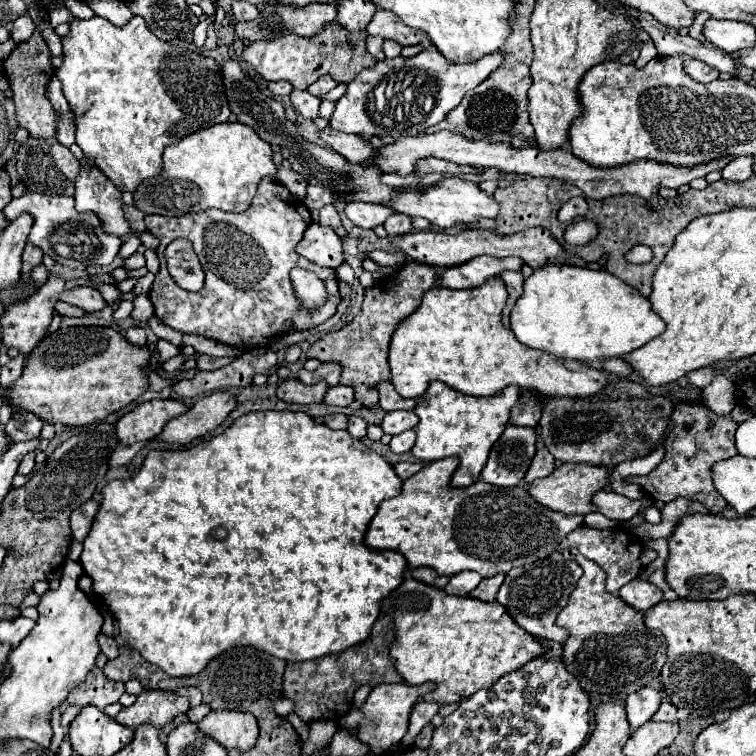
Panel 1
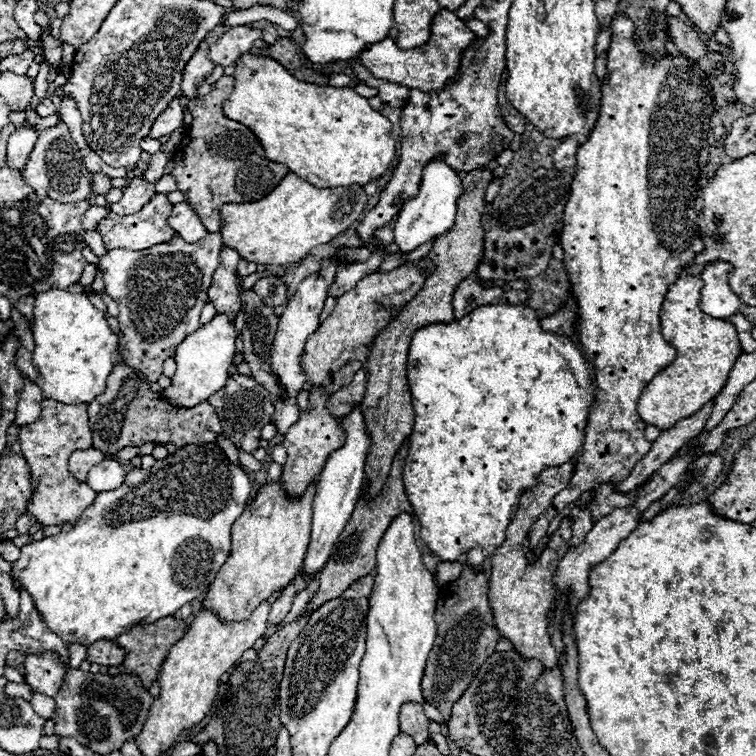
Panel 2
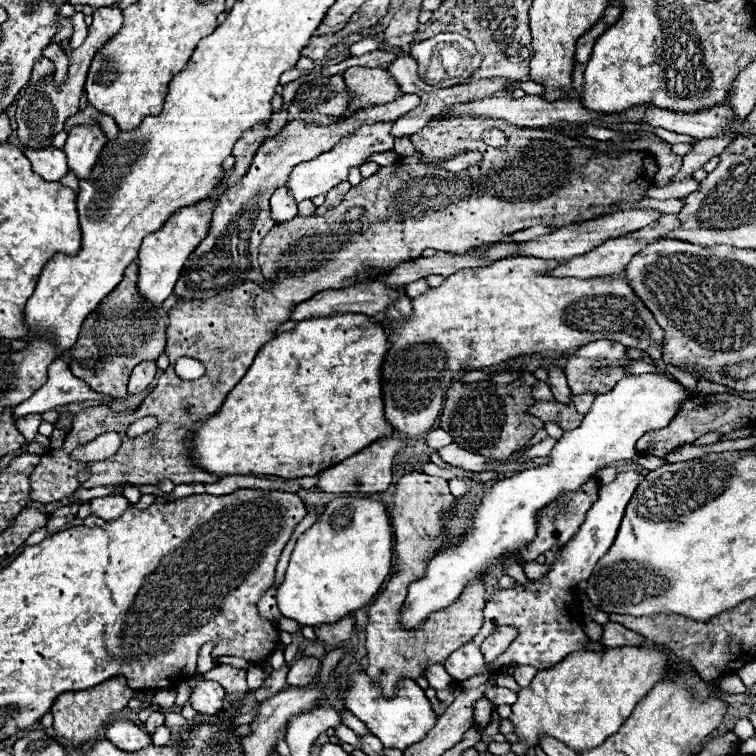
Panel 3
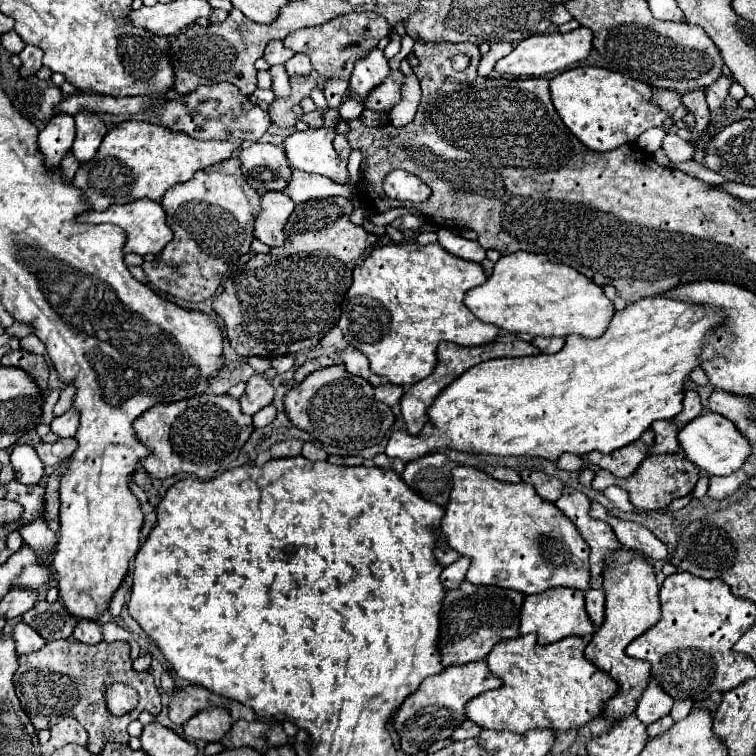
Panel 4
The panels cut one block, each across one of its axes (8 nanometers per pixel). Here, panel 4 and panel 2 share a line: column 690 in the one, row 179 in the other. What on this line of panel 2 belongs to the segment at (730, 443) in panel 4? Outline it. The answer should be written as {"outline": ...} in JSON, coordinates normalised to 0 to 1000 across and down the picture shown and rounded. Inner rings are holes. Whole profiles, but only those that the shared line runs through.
{"outline":[[[587,209],[569,212],[561,220],[553,259],[542,259],[534,267],[534,275],[529,278],[526,294],[521,299],[521,315],[524,315],[529,333],[545,333],[548,328],[571,317],[574,312],[593,307],[601,296],[603,272],[606,272],[606,262],[611,254],[614,254],[614,249],[611,249],[611,235],[608,235],[606,225],[593,220]]]}

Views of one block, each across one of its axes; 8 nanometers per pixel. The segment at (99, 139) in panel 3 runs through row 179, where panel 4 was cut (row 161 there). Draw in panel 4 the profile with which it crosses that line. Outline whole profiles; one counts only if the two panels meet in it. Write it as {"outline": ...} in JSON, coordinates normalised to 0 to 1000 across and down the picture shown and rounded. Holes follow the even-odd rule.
{"outline":[[[103,148],[98,156],[101,156],[101,185],[95,193],[95,204],[101,206],[103,214],[116,214],[127,206],[143,169],[132,159],[132,153],[122,148]]]}

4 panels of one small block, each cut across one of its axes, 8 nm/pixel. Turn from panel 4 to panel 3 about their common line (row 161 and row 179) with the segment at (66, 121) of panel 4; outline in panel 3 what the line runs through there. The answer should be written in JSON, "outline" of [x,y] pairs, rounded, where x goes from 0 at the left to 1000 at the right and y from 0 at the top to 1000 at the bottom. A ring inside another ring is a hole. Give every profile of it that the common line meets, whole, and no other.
{"outline":[[[71,193],[53,198],[34,198],[32,204],[42,214],[42,225],[63,241],[79,241],[93,228],[87,220],[85,201]]]}

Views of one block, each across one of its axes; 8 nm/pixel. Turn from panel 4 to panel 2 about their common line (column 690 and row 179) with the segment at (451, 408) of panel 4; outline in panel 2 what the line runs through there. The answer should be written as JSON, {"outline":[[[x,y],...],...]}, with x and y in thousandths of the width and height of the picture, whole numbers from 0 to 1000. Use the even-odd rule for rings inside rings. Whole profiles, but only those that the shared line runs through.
{"outline":[[[325,69],[312,79],[310,119],[296,135],[296,153],[328,164],[349,190],[354,212],[378,217],[418,249],[487,243],[503,235],[521,209],[516,161],[463,116],[399,108],[357,74]]]}

